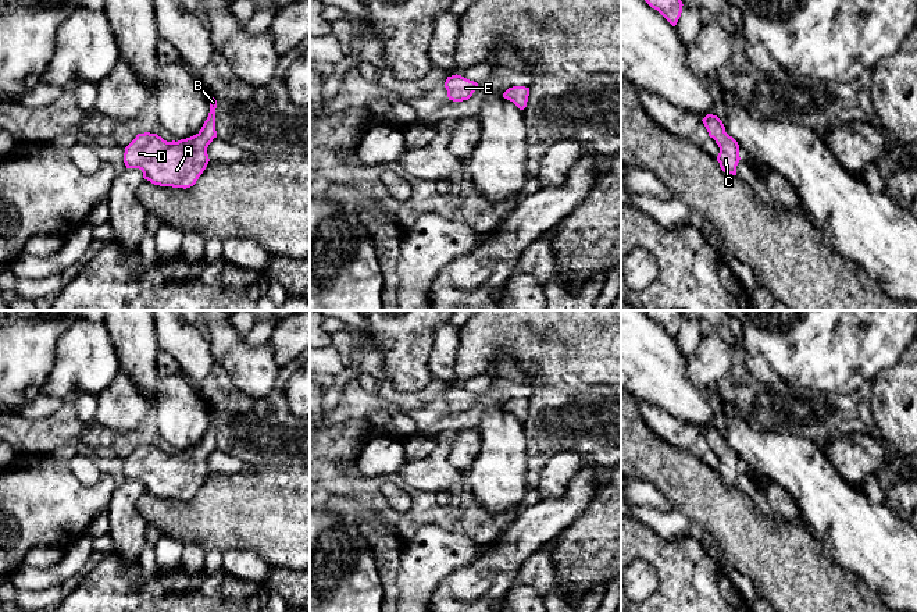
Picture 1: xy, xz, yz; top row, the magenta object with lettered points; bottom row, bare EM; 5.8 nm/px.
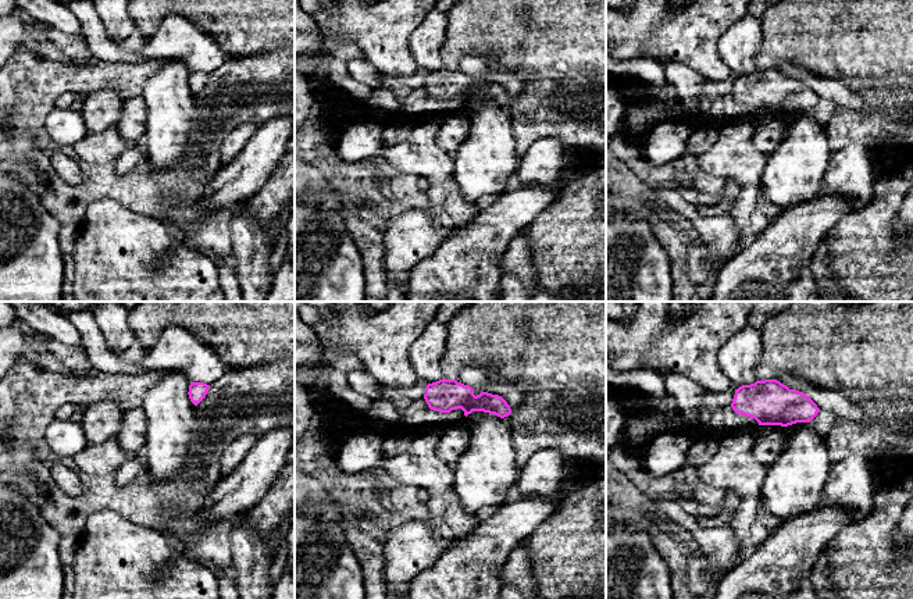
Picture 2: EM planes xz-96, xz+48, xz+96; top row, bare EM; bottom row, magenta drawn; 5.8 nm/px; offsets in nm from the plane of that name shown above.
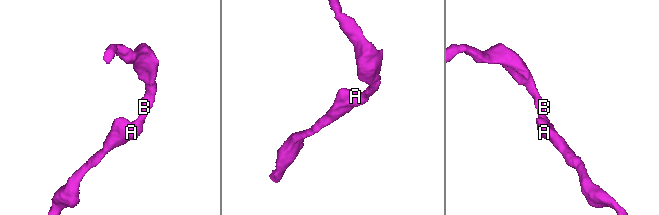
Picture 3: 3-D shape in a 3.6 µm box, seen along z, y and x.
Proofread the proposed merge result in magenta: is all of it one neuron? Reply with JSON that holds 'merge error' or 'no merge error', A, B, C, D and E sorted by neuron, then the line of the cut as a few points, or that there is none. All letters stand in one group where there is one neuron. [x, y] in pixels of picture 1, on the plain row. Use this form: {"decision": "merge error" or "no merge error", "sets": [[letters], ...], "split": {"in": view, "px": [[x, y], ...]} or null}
{"decision": "no merge error", "sets": [["A", "B", "C", "D", "E"]], "split": null}

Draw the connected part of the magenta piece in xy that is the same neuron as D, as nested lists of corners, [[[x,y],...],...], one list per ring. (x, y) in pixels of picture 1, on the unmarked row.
[[[210,410],[210,424],[201,441],[186,451],[167,453],[157,445],[138,445],[125,459],[126,480],[139,480],[143,490],[154,497],[190,499],[206,481],[207,459],[217,449],[217,412]]]

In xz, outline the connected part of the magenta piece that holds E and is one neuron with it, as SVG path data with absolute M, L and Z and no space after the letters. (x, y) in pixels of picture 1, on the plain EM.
M456 385L447 388L445 399L447 402L449 412L463 413L468 412L472 408L472 405L478 399L478 395Z

